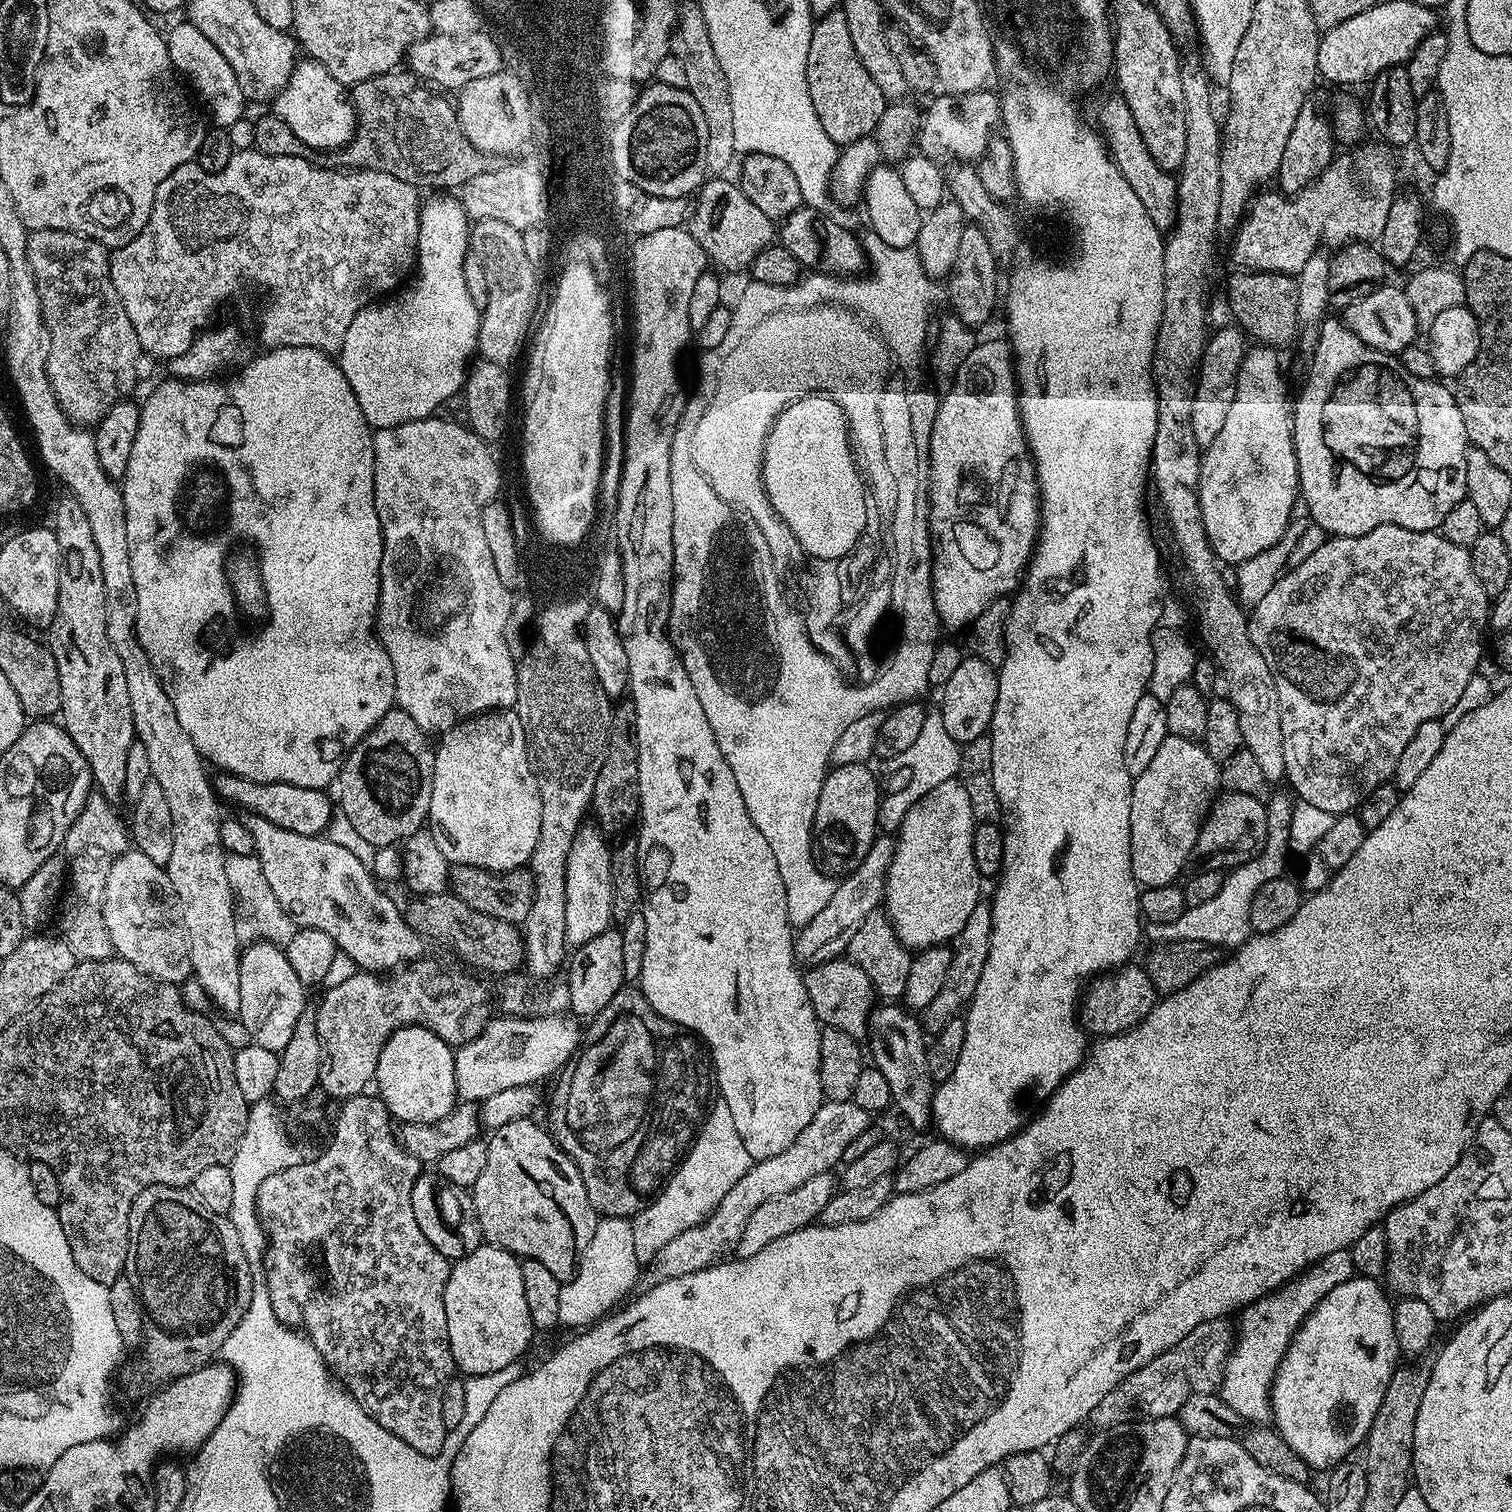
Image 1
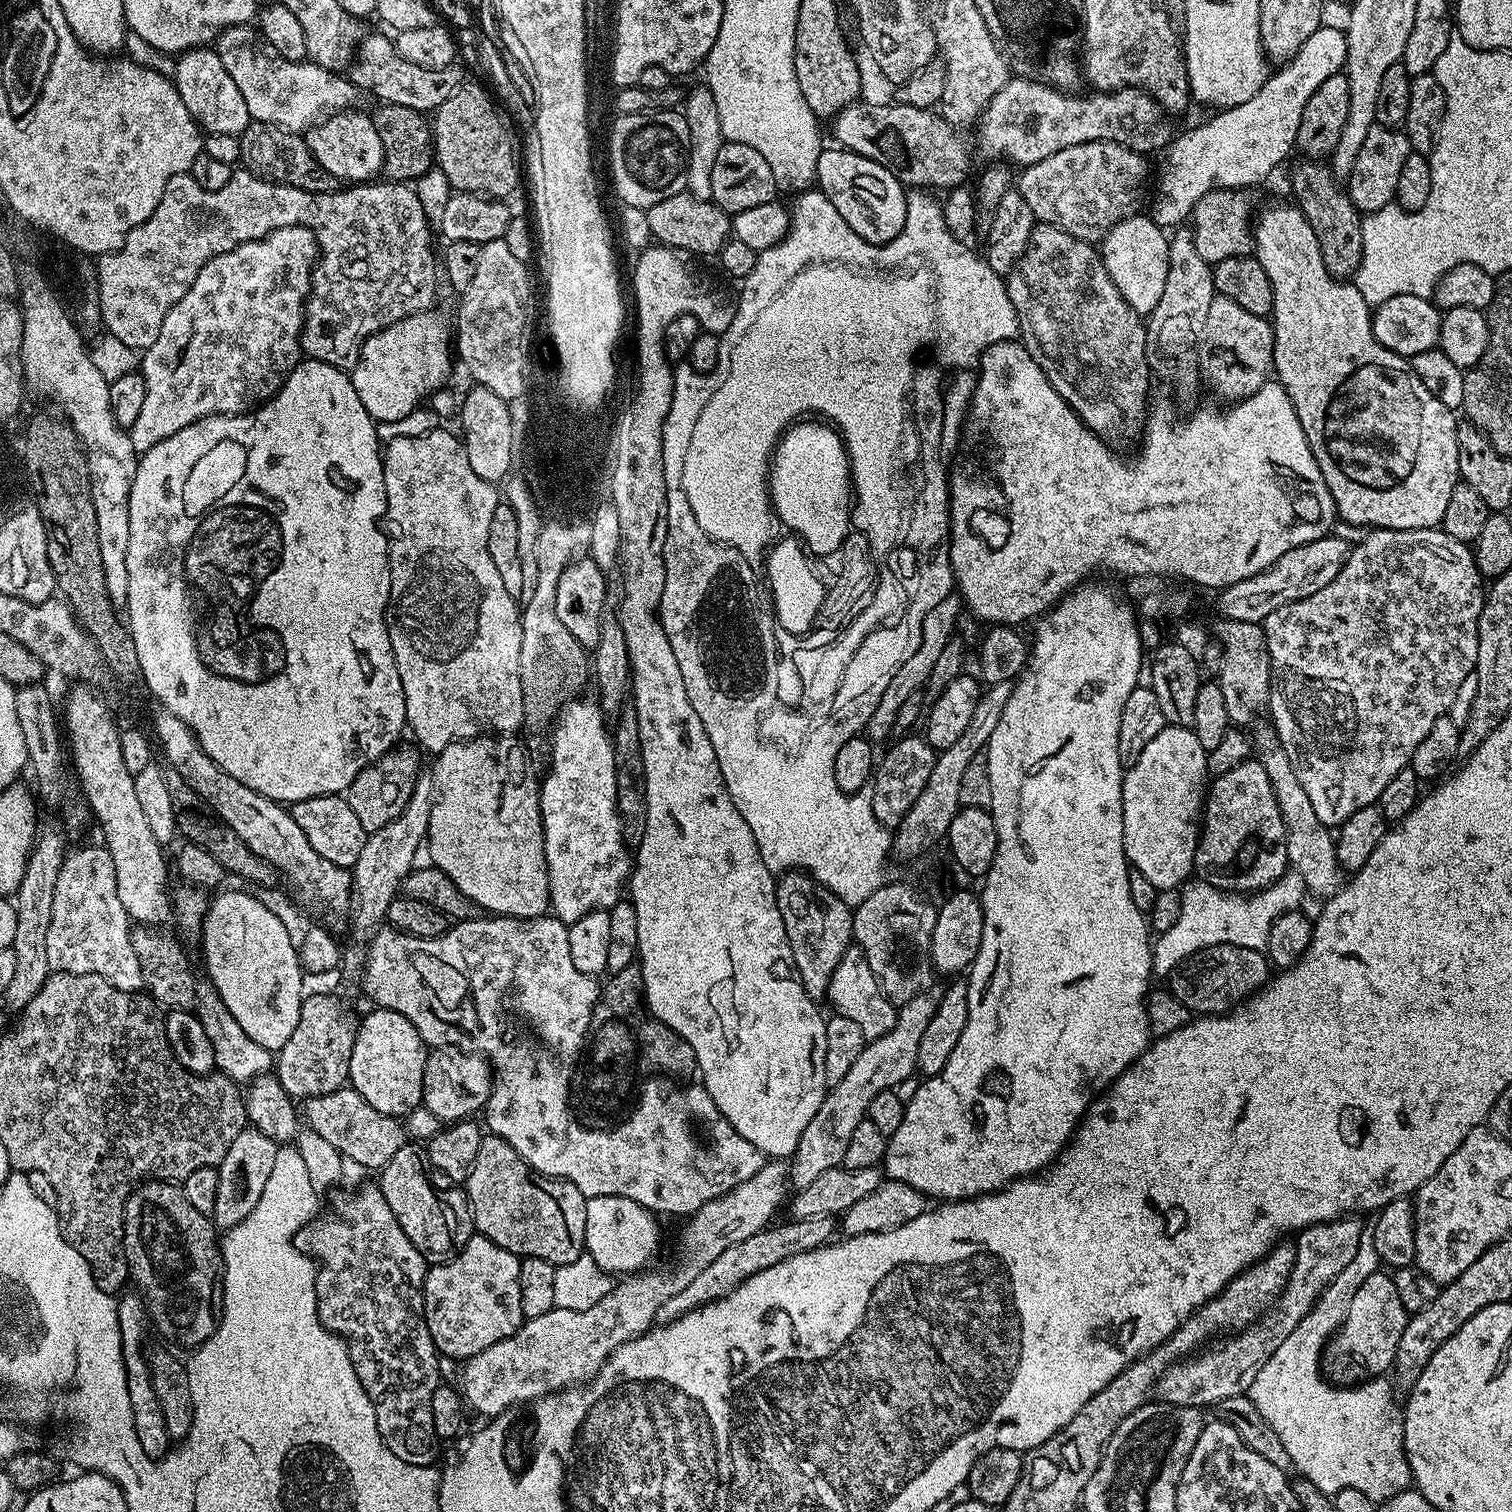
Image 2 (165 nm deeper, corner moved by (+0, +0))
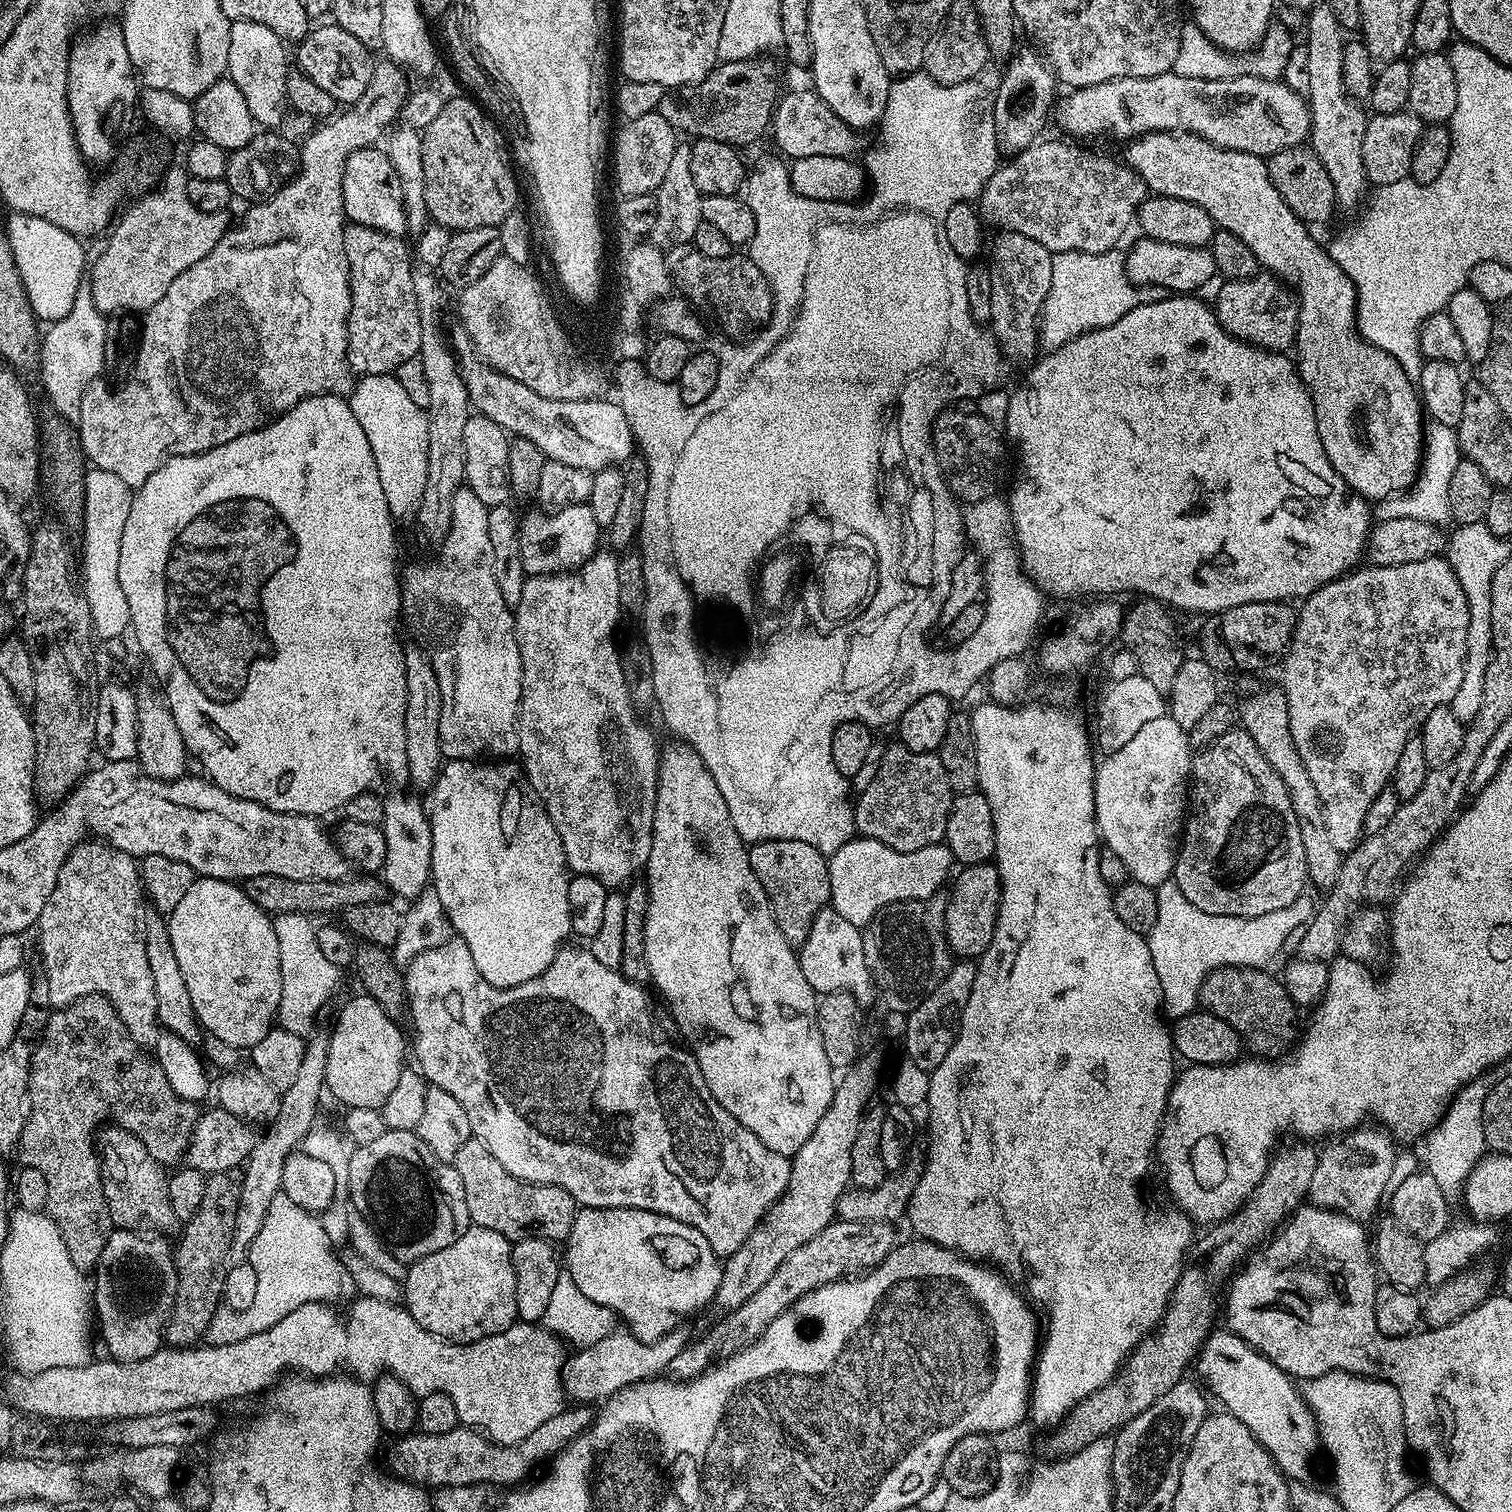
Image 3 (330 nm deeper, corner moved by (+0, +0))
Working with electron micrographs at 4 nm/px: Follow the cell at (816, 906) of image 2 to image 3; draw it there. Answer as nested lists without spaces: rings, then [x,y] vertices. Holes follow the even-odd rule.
[[[764,840],[749,847],[748,857],[758,882],[762,882],[774,922],[778,930],[782,930],[782,938],[794,946],[804,944],[814,918],[829,907],[832,898],[825,853],[806,842]]]

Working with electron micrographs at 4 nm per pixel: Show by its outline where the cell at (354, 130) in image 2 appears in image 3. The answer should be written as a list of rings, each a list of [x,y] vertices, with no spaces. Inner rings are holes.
[[[373,146],[354,150],[354,154],[346,158],[342,174],[344,214],[353,224],[370,226],[391,236],[403,237],[408,223],[402,202],[402,186],[398,182],[398,174],[394,174],[394,166],[390,166],[387,151],[380,149],[379,152],[378,149],[379,147]]]

